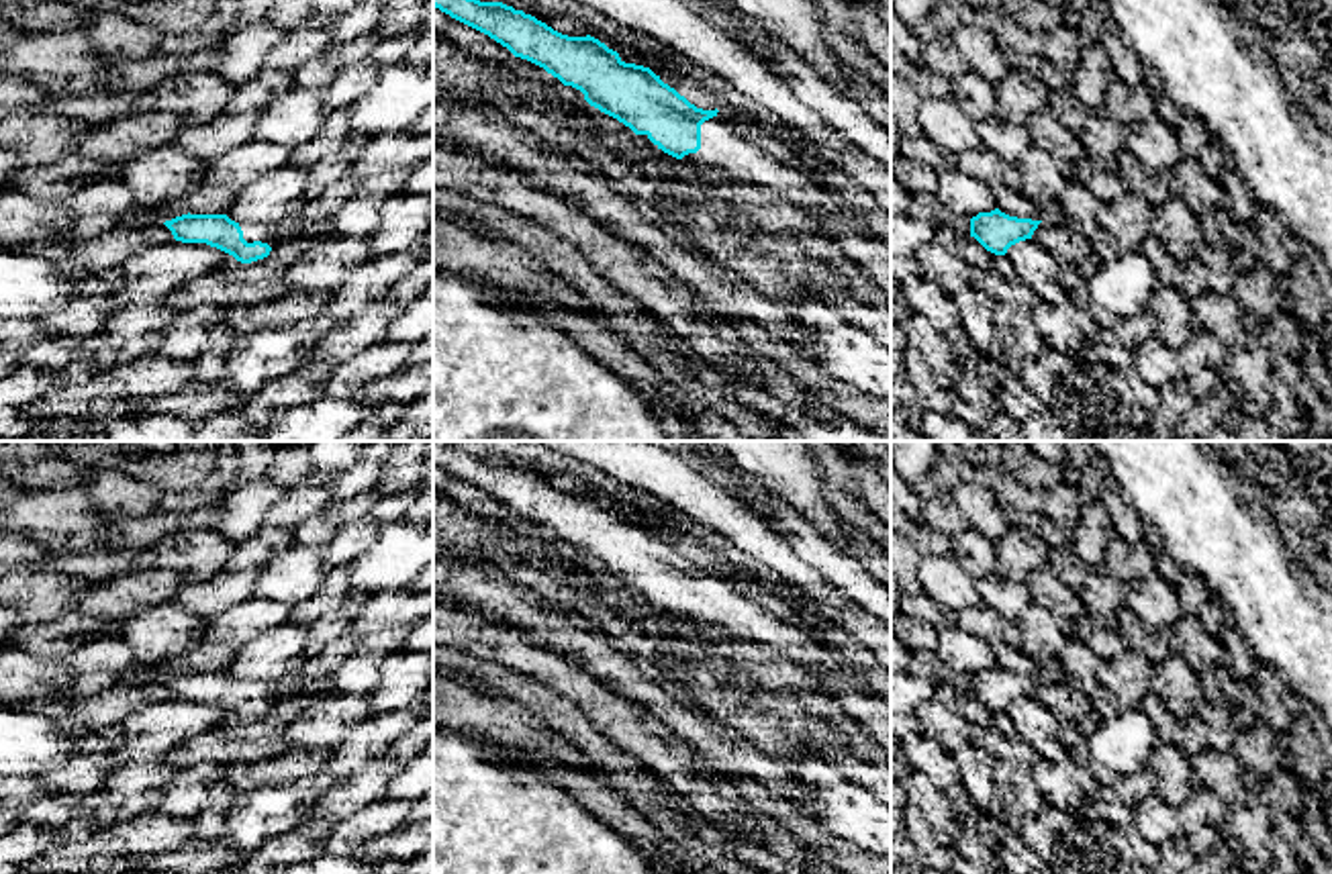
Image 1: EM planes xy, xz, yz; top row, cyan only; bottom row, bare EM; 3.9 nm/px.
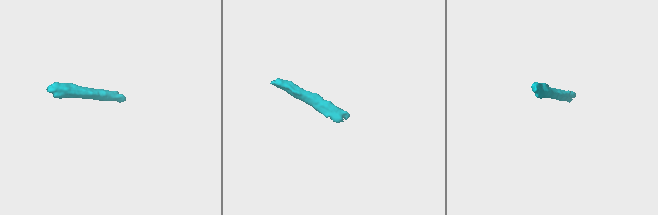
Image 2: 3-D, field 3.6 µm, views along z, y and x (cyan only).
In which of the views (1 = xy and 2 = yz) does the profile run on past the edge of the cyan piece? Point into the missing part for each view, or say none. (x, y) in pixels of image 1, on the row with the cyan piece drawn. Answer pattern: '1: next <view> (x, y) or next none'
1: next xy (252, 231)
2: next none

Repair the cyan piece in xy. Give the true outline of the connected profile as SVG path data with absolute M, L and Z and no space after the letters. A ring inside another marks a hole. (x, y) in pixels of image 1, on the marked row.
M182 214L163 223L176 241L217 247L241 263L270 255L282 237L280 227L235 223L227 214Z

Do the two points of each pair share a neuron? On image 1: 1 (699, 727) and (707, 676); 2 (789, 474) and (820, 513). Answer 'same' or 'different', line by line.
1: different
2: same

